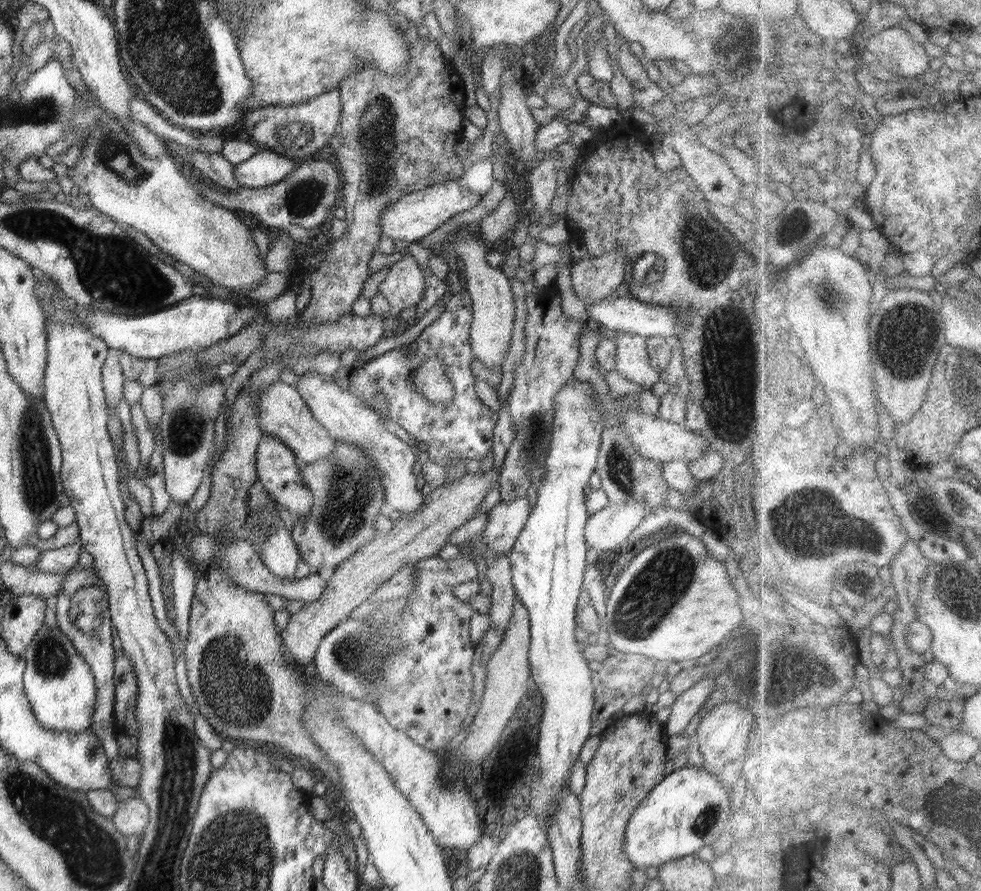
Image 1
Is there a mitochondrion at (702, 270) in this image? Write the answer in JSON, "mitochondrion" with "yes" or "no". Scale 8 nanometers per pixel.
{"mitochondrion":"yes"}

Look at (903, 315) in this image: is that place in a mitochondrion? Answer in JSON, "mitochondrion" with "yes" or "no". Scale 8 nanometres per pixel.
{"mitochondrion":"yes"}

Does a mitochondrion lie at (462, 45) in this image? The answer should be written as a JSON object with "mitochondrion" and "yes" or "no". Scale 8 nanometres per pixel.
{"mitochondrion":"no"}

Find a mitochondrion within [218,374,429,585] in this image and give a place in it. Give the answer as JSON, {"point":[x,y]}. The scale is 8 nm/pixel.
{"point":[345,514]}

